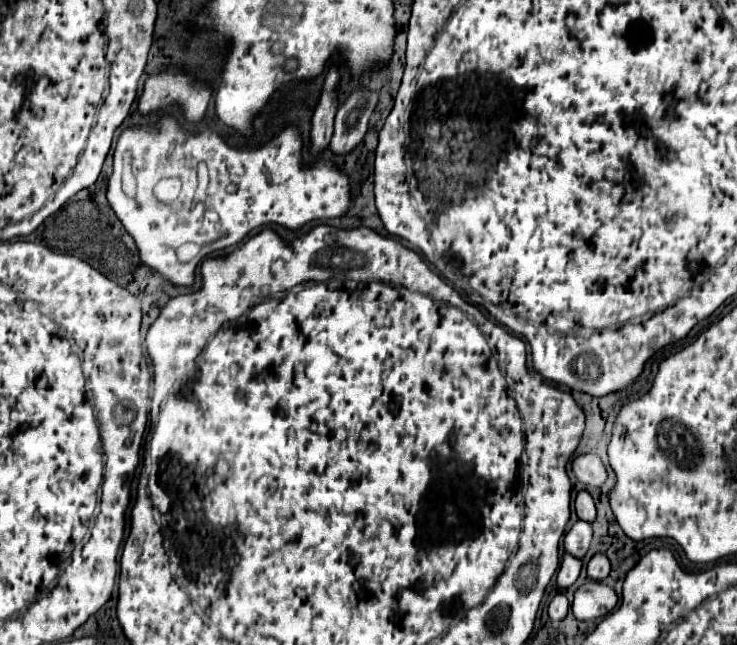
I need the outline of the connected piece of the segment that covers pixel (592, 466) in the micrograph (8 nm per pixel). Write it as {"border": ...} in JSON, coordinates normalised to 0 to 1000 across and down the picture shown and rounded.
{"border":[[[806,702],[779,709],[776,712],[776,730],[779,730],[782,743],[792,752],[814,755],[822,746],[822,724],[817,721],[814,709]]]}

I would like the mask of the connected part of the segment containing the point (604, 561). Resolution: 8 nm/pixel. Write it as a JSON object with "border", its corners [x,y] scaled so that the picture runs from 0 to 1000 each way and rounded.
{"border":[[[809,857],[801,870],[798,870],[798,895],[801,898],[809,898],[809,901],[817,901],[822,898],[828,888],[828,870],[820,857]]]}

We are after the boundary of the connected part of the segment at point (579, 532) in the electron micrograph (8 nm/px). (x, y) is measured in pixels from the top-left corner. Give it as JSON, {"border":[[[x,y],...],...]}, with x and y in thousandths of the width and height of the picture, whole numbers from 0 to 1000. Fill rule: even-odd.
{"border":[[[782,808],[773,823],[765,829],[765,851],[779,864],[790,867],[803,839],[803,814],[795,808]]]}

